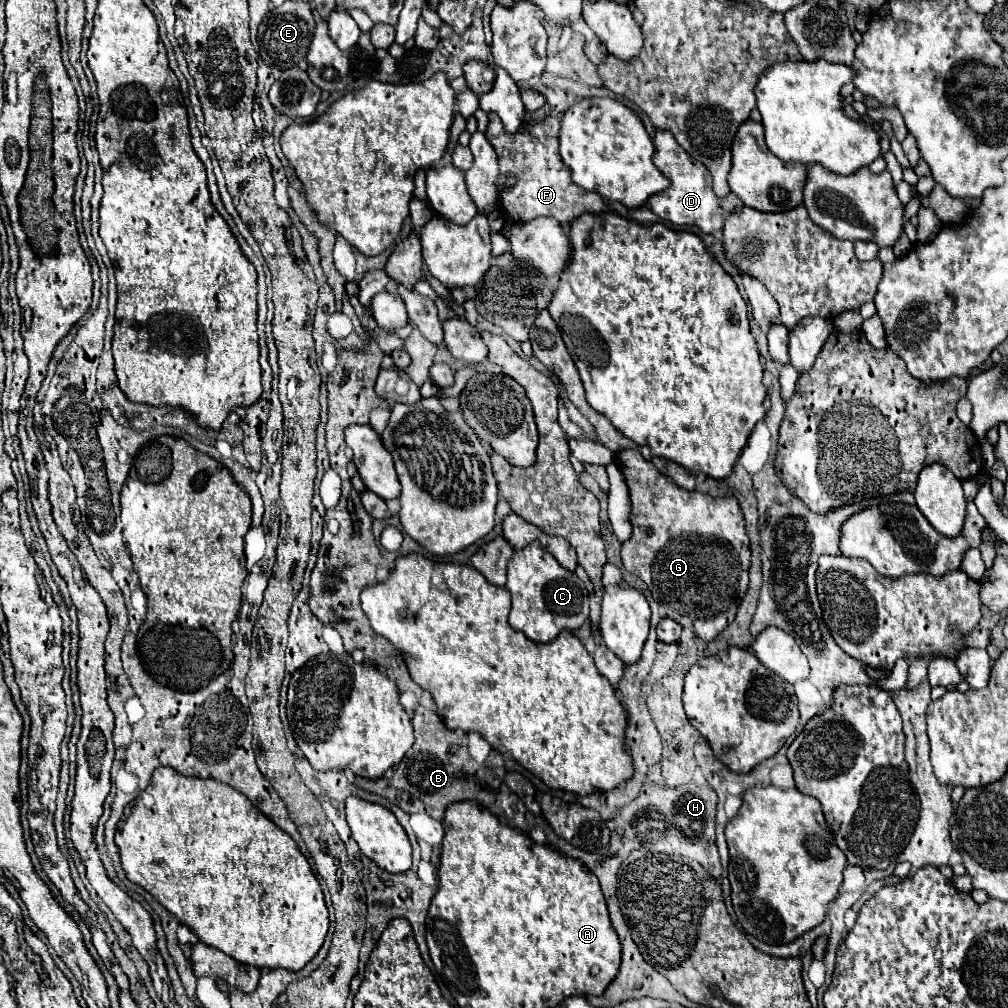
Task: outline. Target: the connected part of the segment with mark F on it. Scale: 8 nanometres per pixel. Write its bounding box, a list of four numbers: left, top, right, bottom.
[486,114,606,226]

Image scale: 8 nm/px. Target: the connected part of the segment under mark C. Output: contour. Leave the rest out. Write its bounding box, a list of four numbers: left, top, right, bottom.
[506,540,588,642]

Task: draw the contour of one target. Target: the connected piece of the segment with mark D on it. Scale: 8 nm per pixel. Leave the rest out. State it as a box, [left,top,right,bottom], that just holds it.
[648,130,724,234]

